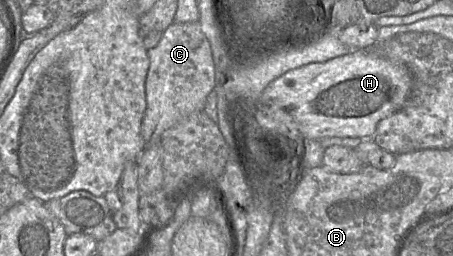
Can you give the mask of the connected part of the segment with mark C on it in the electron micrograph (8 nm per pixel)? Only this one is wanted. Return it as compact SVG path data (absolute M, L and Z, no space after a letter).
M198 21L169 25L159 43L148 50L149 68L145 80L146 110L141 124L144 142L160 143L162 133L196 111L203 111L208 95L216 86L211 47Z

